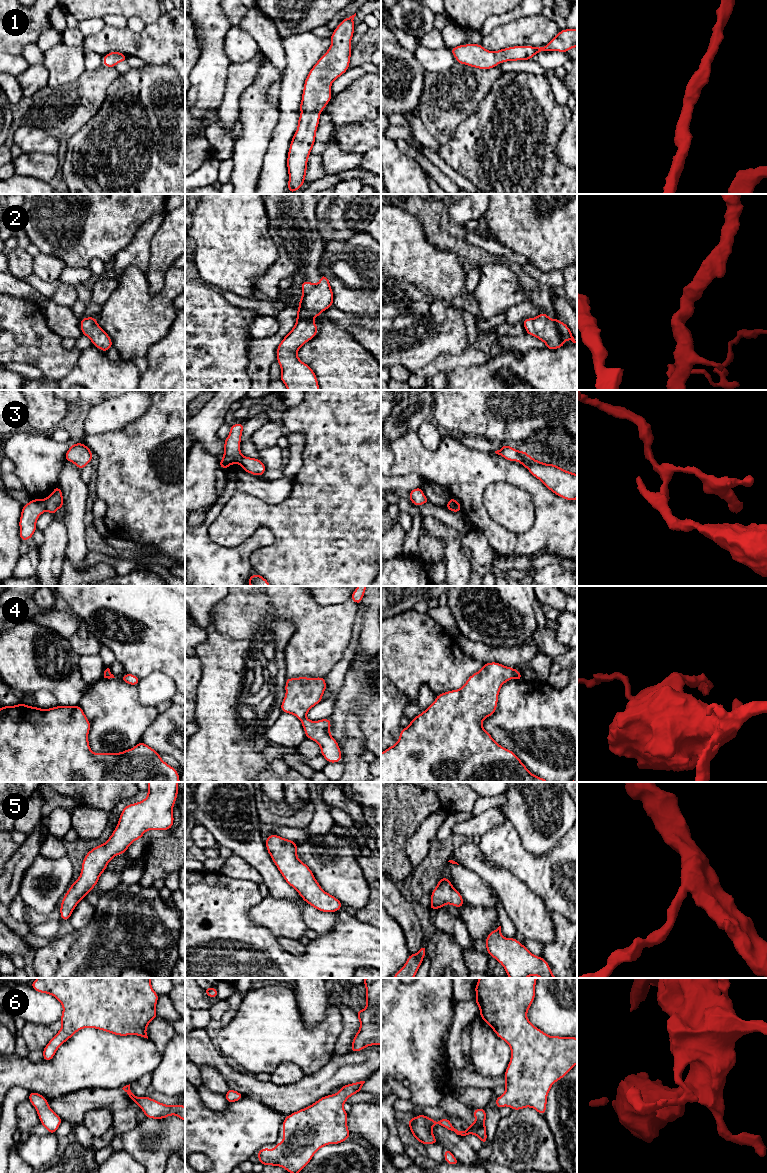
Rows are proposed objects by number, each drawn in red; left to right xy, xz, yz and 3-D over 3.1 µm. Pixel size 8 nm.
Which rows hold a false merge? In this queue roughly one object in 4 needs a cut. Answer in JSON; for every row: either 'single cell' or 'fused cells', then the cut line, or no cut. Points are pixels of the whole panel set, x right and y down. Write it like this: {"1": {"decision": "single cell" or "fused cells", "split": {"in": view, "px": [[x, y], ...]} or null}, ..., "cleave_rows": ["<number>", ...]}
{"1": {"decision": "single cell", "split": null}, "2": {"decision": "single cell", "split": null}, "3": {"decision": "fused cells", "split": {"in": "xy", "px": [[44, 500], [46, 510]]}}, "4": {"decision": "fused cells", "split": {"in": "yz", "px": [[513, 669], [514, 677]]}}, "5": {"decision": "single cell", "split": null}, "6": {"decision": "single cell", "split": null}, "cleave_rows": ["3", "4"]}

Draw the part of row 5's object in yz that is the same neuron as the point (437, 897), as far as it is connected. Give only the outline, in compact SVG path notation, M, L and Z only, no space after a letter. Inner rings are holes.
M447 877L440 878L436 888L431 892L431 903L429 910L440 909L446 904L451 904L456 908L462 907L465 902Z

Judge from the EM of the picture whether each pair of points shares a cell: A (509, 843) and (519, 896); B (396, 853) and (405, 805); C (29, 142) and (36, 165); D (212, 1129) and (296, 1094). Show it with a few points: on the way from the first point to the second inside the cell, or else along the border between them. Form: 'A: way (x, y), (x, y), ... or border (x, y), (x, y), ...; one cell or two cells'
A: border (493, 867), (507, 868), (533, 891); two cells
B: way (396, 841), (396, 817); one cell
C: border (23, 152), (45, 152), (55, 155); two cells
D: border (247, 1095), (276, 1109), (284, 1117); two cells

